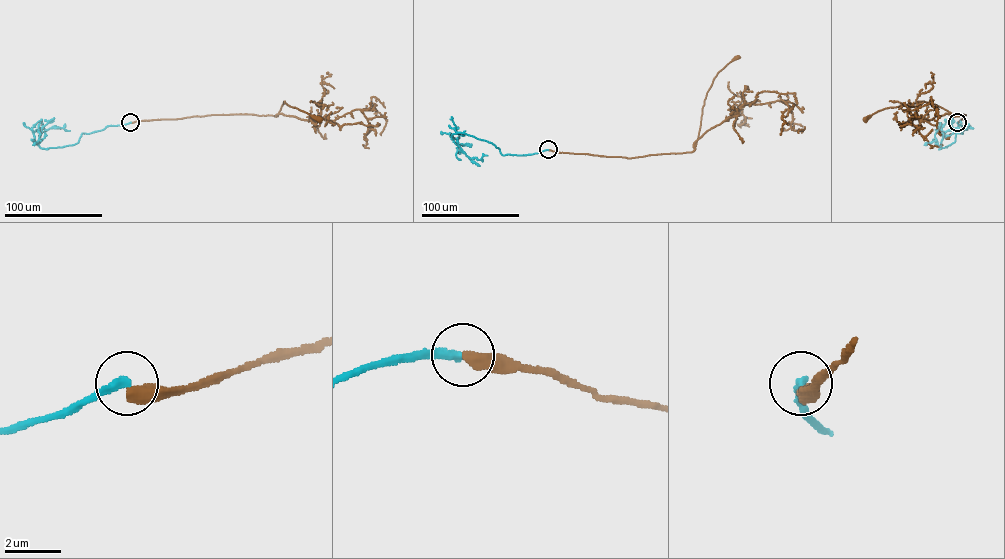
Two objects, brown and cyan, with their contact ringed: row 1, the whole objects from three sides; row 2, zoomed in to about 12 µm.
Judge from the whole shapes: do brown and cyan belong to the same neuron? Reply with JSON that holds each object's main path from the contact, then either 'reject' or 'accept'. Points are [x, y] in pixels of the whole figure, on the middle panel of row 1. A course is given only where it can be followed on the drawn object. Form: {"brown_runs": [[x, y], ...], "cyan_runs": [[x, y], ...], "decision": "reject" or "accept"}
{"brown_runs": [[548, 149], [627, 158], [692, 152], [707, 92], [718, 72], [737, 57]], "cyan_runs": [[548, 149], [503, 155], [494, 145], [473, 136], [457, 133], [451, 136], [471, 158], [487, 155]], "decision": "reject"}

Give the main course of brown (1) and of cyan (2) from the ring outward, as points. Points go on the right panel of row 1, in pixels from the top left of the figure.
1: (957, 122), (965, 115), (955, 116), (934, 104), (918, 101), (885, 108), (864, 119)
2: (957, 122), (963, 126), (962, 133), (956, 133), (955, 141), (940, 148), (947, 130), (967, 128), (963, 130)

